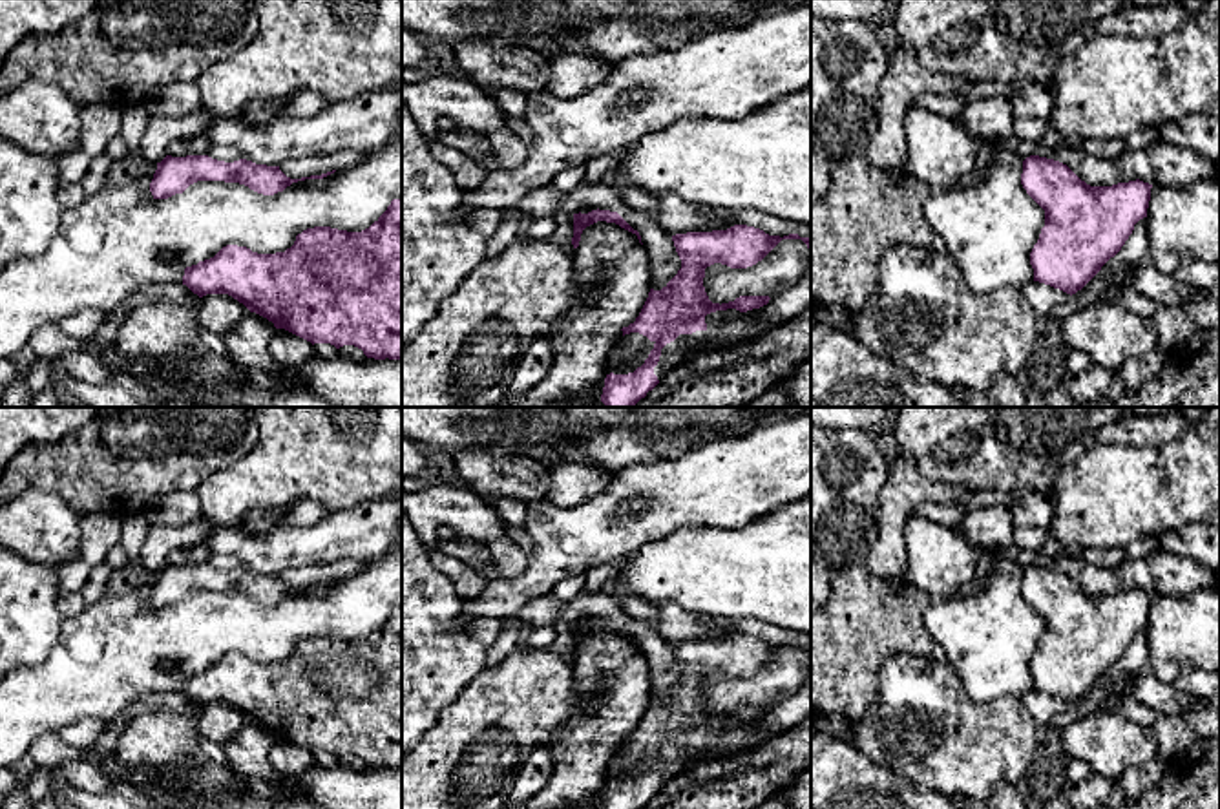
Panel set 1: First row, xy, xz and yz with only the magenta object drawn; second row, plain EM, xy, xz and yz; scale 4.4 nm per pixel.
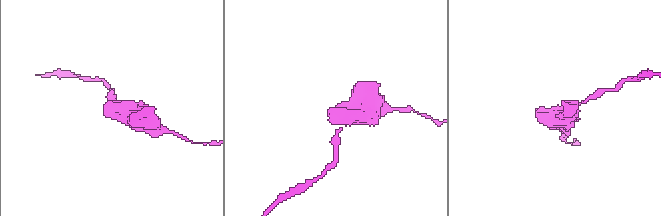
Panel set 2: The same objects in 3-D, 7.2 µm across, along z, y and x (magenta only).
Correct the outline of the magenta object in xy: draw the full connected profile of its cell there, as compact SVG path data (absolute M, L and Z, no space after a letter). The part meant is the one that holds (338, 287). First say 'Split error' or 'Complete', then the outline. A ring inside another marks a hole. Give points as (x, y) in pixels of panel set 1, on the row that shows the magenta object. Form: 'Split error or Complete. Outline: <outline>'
Complete. Outline: M393 199L362 232L307 228L285 252L258 254L226 245L214 257L186 267L183 285L199 298L228 294L312 345L354 345L367 358L402 360L402 199Z

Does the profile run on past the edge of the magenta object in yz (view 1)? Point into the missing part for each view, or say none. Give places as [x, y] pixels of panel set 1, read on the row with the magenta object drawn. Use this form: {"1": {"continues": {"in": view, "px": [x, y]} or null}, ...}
{"1": {"continues": null}}

